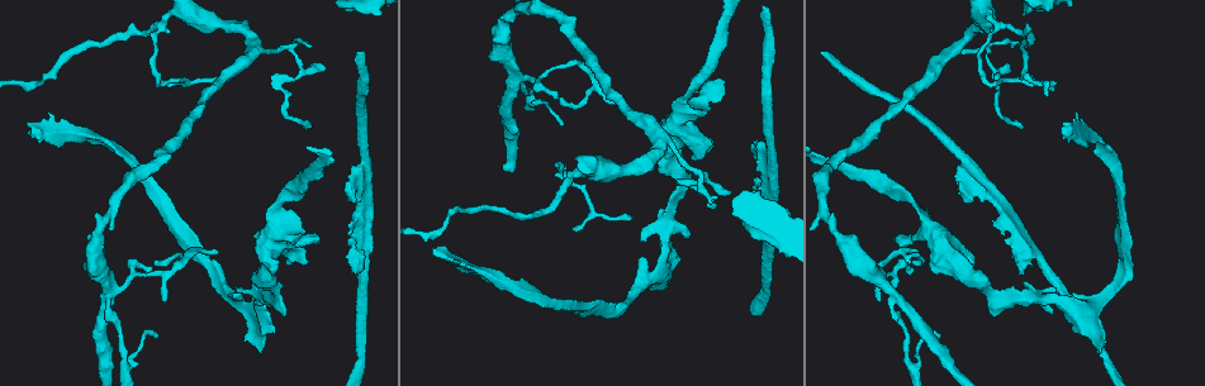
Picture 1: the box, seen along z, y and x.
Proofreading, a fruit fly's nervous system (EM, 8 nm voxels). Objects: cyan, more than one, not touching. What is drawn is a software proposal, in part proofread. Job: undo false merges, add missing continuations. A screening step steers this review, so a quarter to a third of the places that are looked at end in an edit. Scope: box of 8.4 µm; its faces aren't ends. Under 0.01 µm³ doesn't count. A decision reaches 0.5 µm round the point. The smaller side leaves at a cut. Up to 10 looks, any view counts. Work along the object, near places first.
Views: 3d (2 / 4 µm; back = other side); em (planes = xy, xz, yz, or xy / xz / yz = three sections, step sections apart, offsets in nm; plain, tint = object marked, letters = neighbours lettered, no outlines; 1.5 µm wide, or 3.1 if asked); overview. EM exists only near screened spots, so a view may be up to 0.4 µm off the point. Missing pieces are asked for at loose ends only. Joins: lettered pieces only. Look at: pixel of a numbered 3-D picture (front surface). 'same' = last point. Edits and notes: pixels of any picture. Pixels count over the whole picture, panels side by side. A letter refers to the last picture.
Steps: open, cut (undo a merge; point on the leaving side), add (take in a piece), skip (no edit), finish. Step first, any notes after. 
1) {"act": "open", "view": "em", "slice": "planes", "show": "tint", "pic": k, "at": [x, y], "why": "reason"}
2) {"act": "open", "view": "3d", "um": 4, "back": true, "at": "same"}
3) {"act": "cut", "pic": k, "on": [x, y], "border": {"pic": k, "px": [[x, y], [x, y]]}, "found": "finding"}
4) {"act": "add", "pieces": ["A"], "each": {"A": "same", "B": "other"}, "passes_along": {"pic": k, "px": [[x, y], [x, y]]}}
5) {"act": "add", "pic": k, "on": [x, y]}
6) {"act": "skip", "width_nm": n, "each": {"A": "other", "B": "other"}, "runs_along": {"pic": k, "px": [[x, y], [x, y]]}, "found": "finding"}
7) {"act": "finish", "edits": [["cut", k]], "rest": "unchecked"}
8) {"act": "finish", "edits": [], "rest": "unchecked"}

{"act": "open", "view": "em", "slice": "planes", "show": "letters", "pic": 1, "at": [306, 258], "why": "branch stops here"}

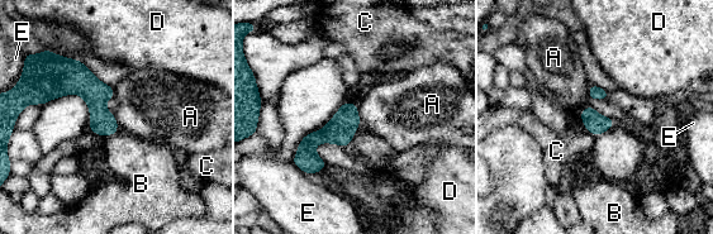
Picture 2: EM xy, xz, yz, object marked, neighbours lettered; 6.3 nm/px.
{"act": "skip", "longest_contact_nm": ["E", 130], "each": {"A": "other", "B": "other", "C": "other", "D": "other", "E": "other"}, "runs_along": {"pic": 2, "px": [[353, 108], [296, 161]]}, "found": "none of them fits"}

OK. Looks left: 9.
{"act": "open", "view": "em", "slice": "planes", "show": "letters", "pic": 1, "at": [103, 285], "why": "calibre changes"}

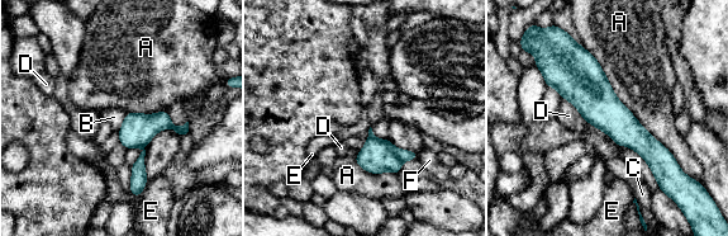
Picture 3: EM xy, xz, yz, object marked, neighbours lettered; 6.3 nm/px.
{"act": "cut", "pic": 3, "on": [404, 155], "each": {"A": "other", "B": "other", "C": "other", "D": "other", "E": "other", "F": "other"}, "found": "a second neuron is stuck on"}

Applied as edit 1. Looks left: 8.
{"act": "open", "view": "overview", "why": "redraw"}

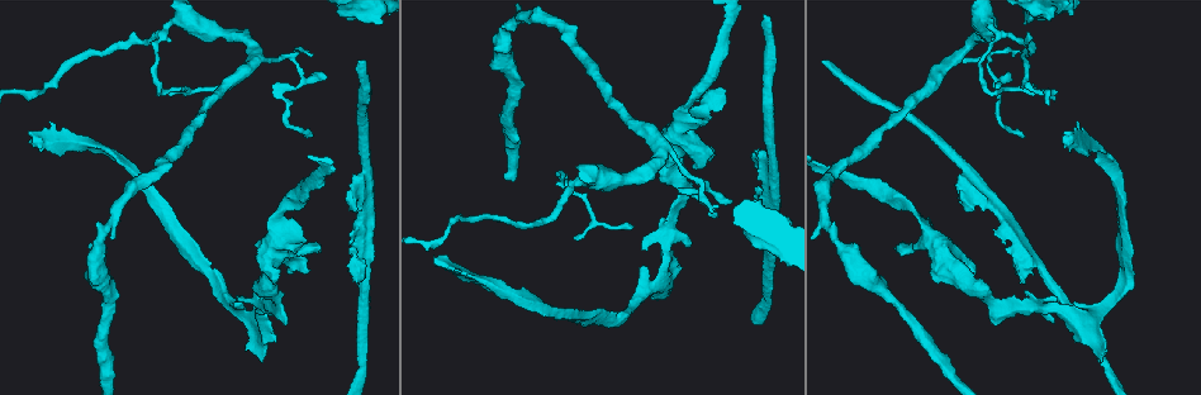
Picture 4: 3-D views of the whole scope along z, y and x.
{"act": "open", "view": "em", "slice": "xy", "step": 8, "show": "letters", "pic": 4, "at": [666, 294], "why": "branch stops here"}

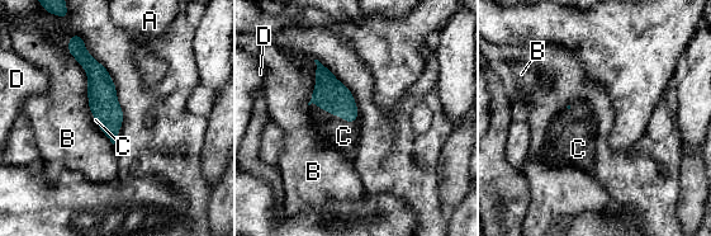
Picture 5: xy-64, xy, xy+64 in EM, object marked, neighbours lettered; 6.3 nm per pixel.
{"act": "add", "pieces": ["C"], "width_nm": 180, "each": {"A": "other", "B": "other", "C": "same", "D": "other"}, "passes_along": {"pic": 5, "px": [[330, 94], [349, 121], [344, 136]]}, "found": "the neuron continues"}

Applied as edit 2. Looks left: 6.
{"act": "open", "view": "em", "slice": "planes", "show": "tint", "pic": 4, "at": [376, 24], "why": "free end"}

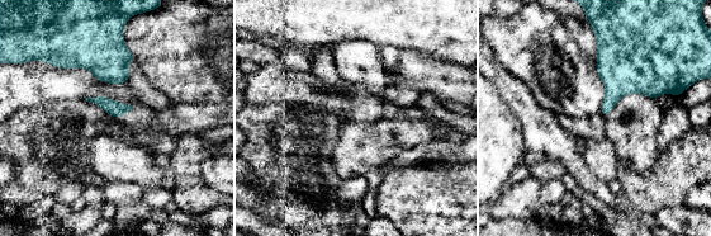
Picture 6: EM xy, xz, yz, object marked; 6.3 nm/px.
{"act": "open", "view": "em", "slice": "planes", "show": "letters", "at": "same"}

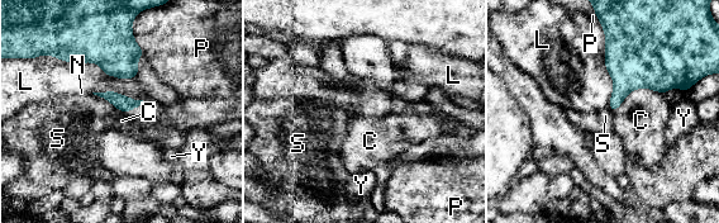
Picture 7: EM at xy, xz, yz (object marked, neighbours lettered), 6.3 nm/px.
{"act": "skip", "longest_contact_nm": ["L", 550], "each": {"C": "other", "L": "other", "N": "other", "P": "other", "S": "other", "Y": "other"}, "border": {"pic": 7, "px": [[662, 93], [636, 88], [614, 113]]}, "found": "no lettered piece goes on from it"}

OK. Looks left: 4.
{"act": "finish", "edits": [["cut", 3], ["add", 5]], "rest": "unchecked"}

